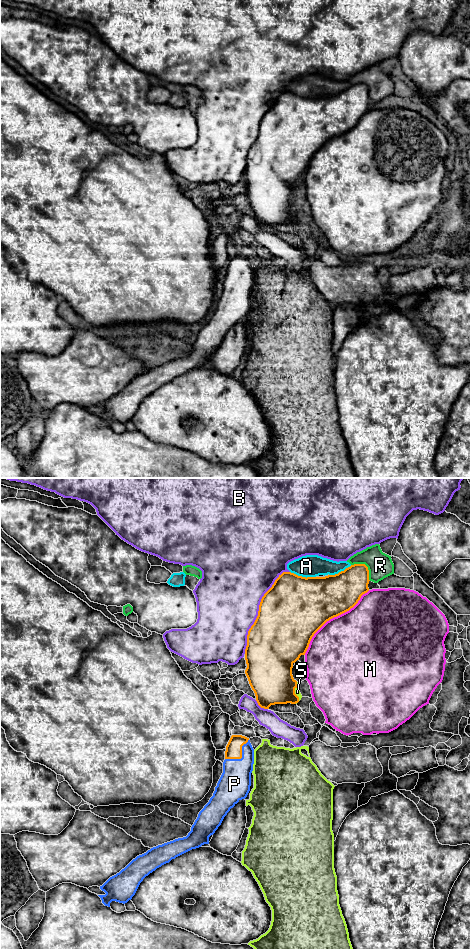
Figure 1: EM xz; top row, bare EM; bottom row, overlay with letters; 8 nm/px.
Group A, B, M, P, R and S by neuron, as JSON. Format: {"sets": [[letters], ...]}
{"sets": [["A"], ["B", "M"], ["P"], ["R"], ["S"]]}

